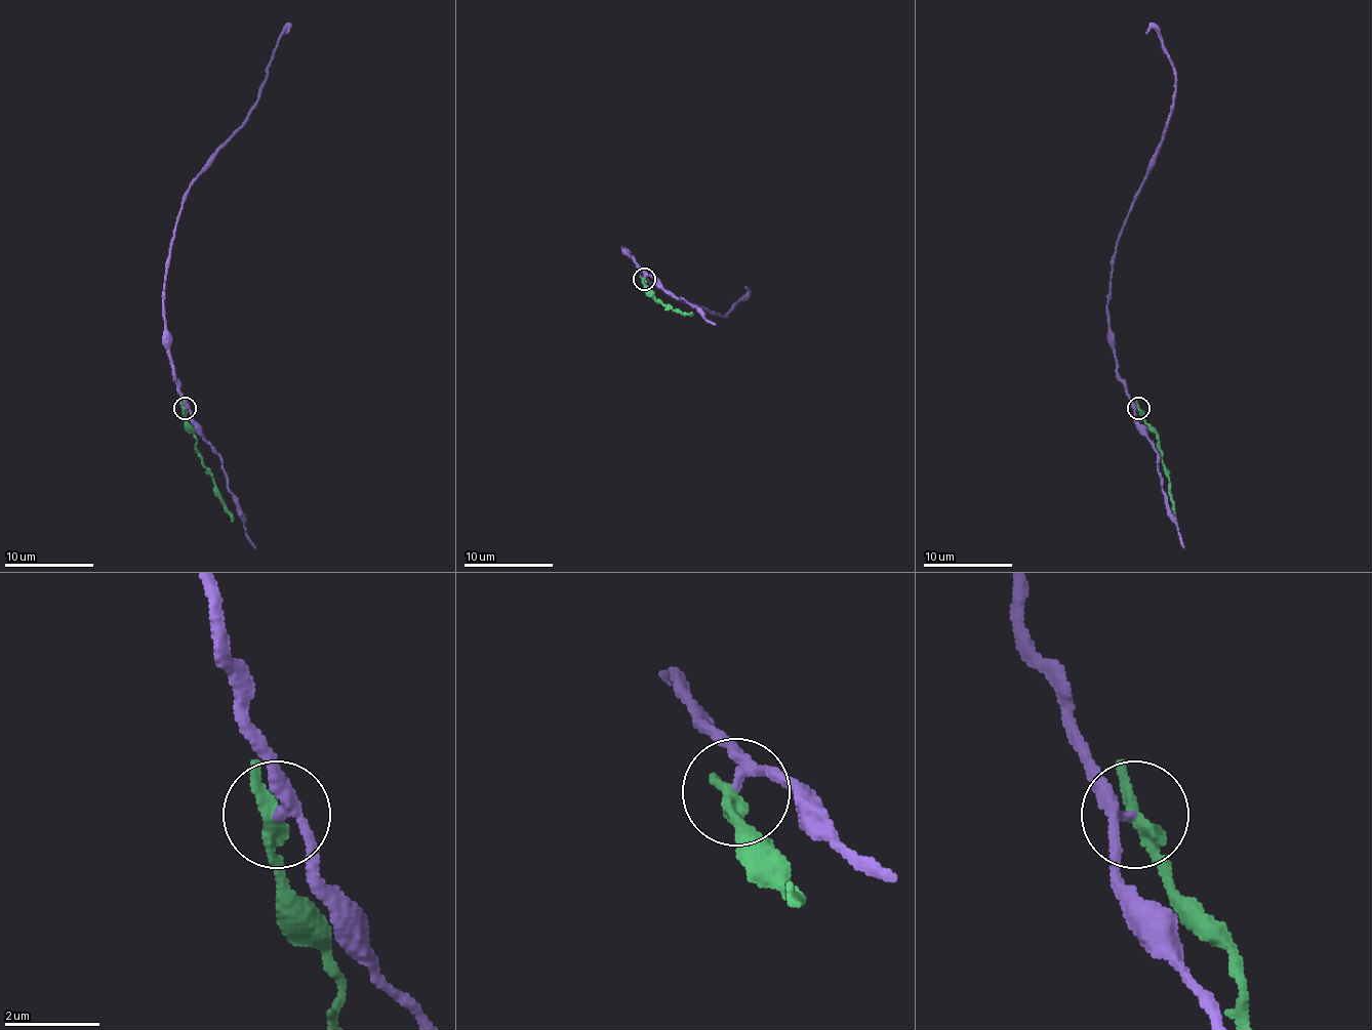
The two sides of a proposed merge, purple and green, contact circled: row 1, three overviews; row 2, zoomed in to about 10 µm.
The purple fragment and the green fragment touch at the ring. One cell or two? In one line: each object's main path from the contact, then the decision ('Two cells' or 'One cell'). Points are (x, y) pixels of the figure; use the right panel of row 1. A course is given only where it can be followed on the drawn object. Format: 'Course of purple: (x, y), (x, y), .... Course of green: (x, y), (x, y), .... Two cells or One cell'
Course of purple: (1137, 409), (1118, 373), (1106, 295), (1111, 260), (1175, 91), (1175, 69), (1162, 38), (1154, 27), (1146, 34). Course of green: (1137, 409), (1158, 440), (1158, 451), (1167, 468), (1173, 510), (1171, 522). Two cells

